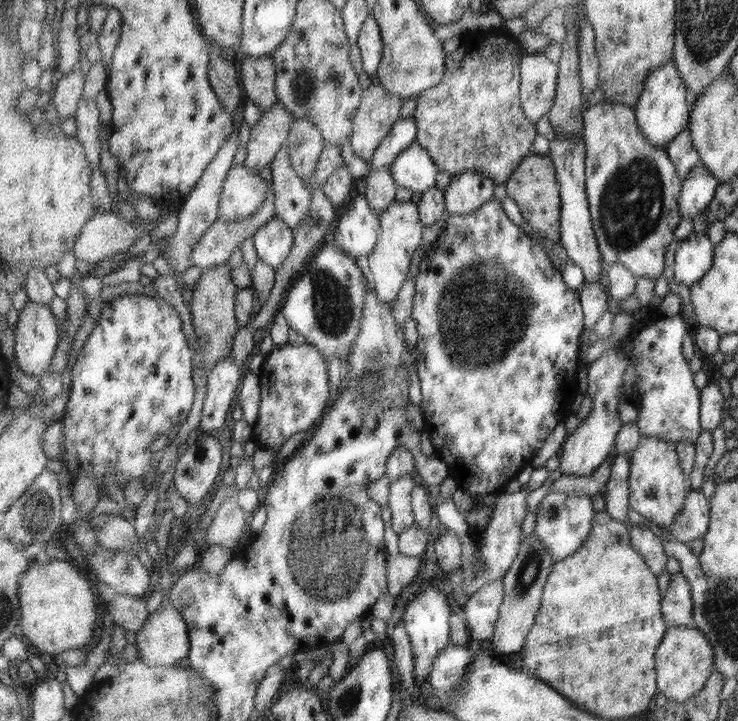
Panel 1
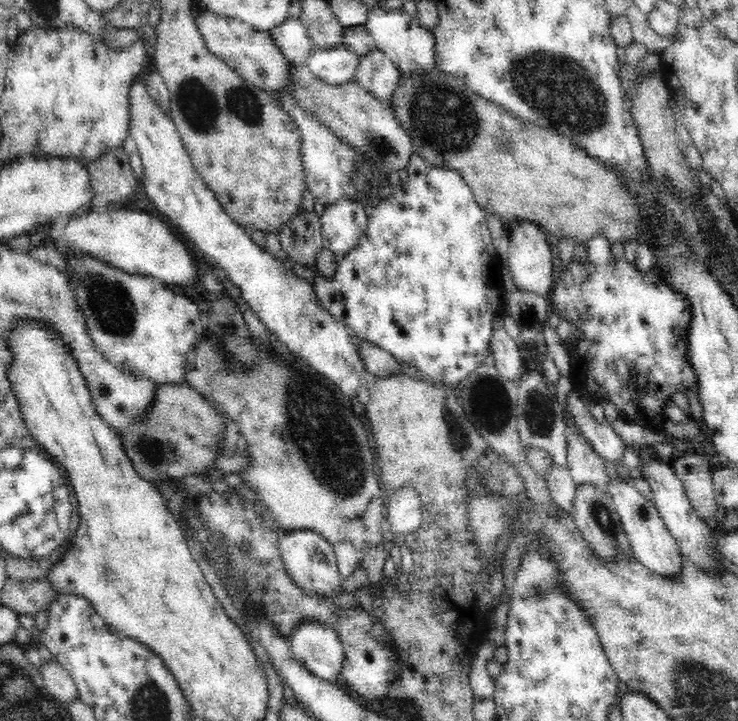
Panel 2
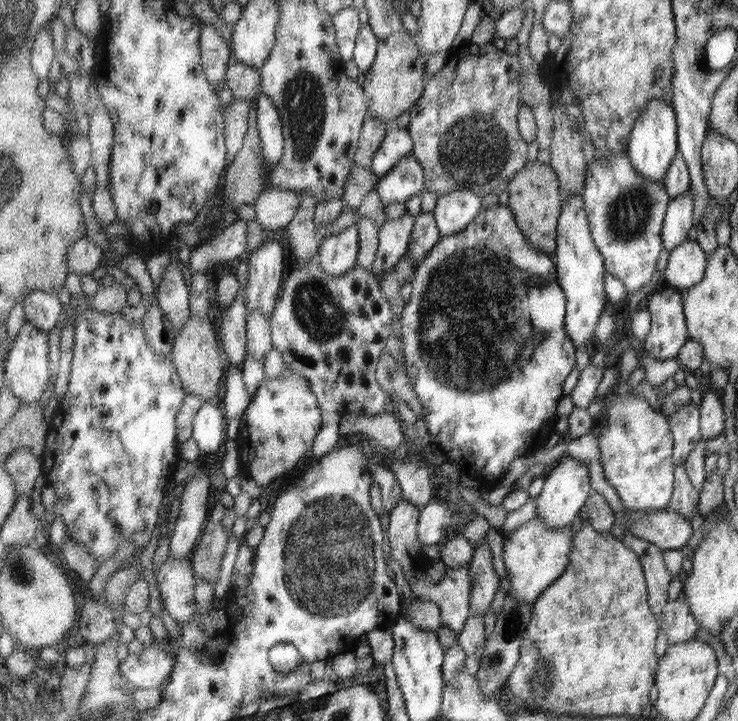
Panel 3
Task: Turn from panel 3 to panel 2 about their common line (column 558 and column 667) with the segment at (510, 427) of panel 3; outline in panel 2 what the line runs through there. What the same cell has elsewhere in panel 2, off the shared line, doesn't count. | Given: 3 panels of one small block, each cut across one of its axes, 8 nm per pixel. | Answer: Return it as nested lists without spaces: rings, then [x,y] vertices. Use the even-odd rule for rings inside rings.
[[[625,256],[616,258],[616,272],[614,272],[614,266],[608,264],[608,266],[594,266],[592,262],[582,262],[582,260],[568,260],[568,262],[562,262],[562,268],[558,272],[558,278],[556,278],[556,286],[552,288],[551,295],[548,296],[550,302],[550,311],[556,312],[556,316],[560,318],[560,321],[566,321],[570,324],[570,380],[572,380],[572,391],[576,393],[582,393],[582,396],[587,397],[590,401],[597,400],[597,402],[612,402],[618,410],[618,414],[622,418],[626,418],[628,422],[632,424],[638,424],[646,430],[659,430],[658,424],[666,417],[666,406],[668,402],[674,400],[674,394],[685,394],[688,392],[699,392],[699,379],[697,378],[696,371],[692,367],[692,361],[690,361],[690,353],[688,353],[688,332],[690,327],[693,326],[693,307],[688,297],[684,293],[675,292],[671,288],[671,284],[667,282],[667,278],[663,276],[662,266],[657,264],[652,265],[652,268],[648,272],[641,272],[641,270],[635,265],[635,262],[628,262]]]

